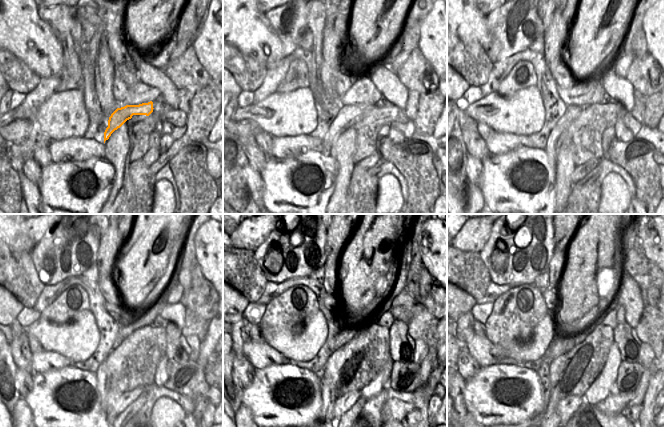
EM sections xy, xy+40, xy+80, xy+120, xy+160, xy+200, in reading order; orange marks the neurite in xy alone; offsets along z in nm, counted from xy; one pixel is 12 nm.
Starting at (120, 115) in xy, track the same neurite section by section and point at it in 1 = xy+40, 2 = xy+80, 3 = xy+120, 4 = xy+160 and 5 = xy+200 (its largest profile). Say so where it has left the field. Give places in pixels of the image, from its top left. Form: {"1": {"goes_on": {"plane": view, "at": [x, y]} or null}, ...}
{"1": {"goes_on": {"plane": "xy+40", "at": [346, 116]}}, "2": {"goes_on": {"plane": "xy+80", "at": [572, 112]}}, "3": {"goes_on": {"plane": "xy+120", "at": [103, 387]}}, "4": {"goes_on": {"plane": "xy+160", "at": [328, 397]}}, "5": {"goes_on": {"plane": "xy+200", "at": [549, 416]}}}

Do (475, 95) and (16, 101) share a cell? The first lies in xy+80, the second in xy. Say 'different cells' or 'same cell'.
same cell

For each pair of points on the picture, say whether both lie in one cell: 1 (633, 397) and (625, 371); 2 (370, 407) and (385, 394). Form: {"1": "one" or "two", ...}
{"1": "two", "2": "one"}

